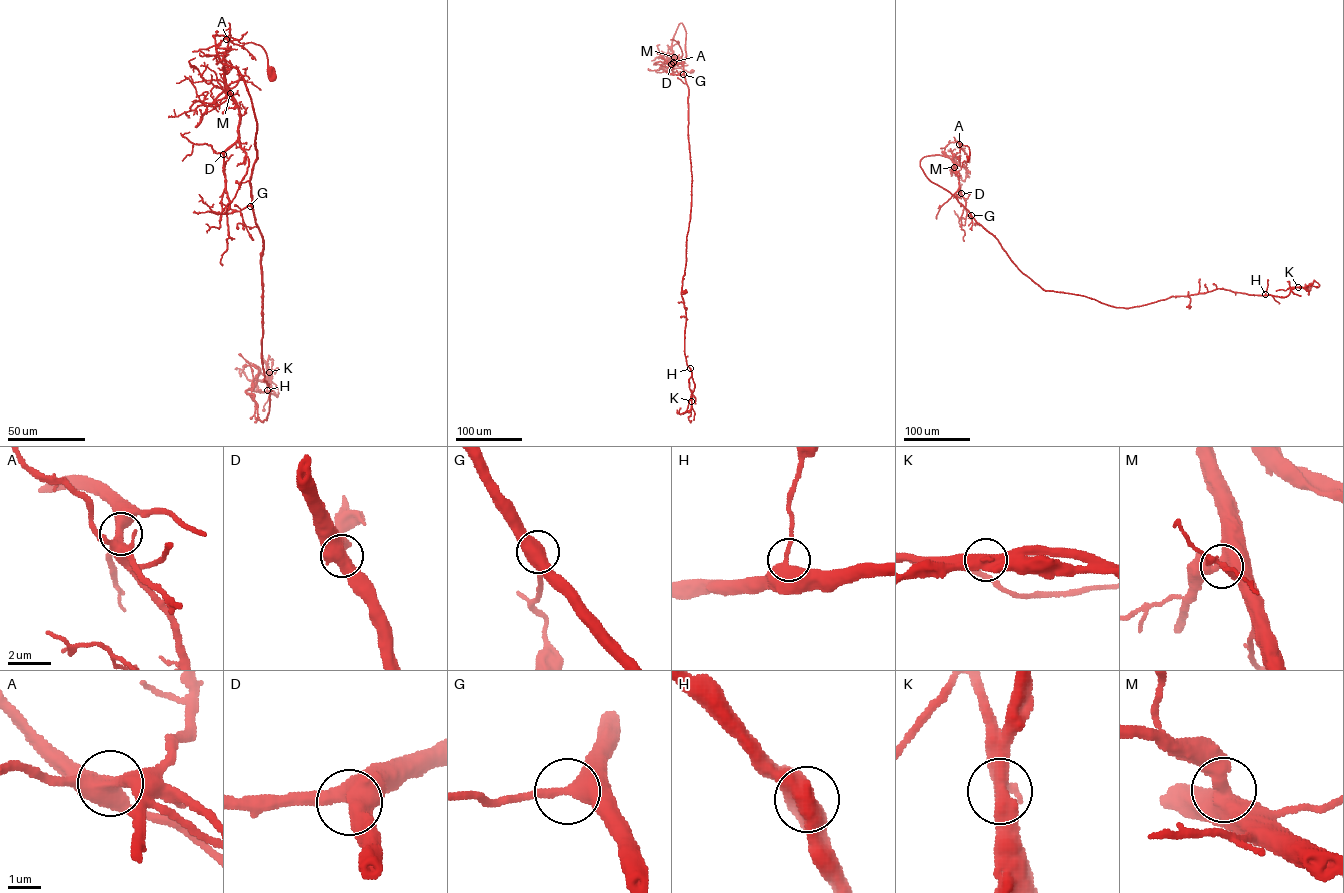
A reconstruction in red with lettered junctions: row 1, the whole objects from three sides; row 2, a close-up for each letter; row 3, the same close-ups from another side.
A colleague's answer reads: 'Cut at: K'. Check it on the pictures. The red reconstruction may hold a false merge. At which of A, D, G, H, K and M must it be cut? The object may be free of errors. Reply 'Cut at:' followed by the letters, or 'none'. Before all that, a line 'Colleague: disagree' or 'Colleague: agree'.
Colleague: agree
Cut at: K

